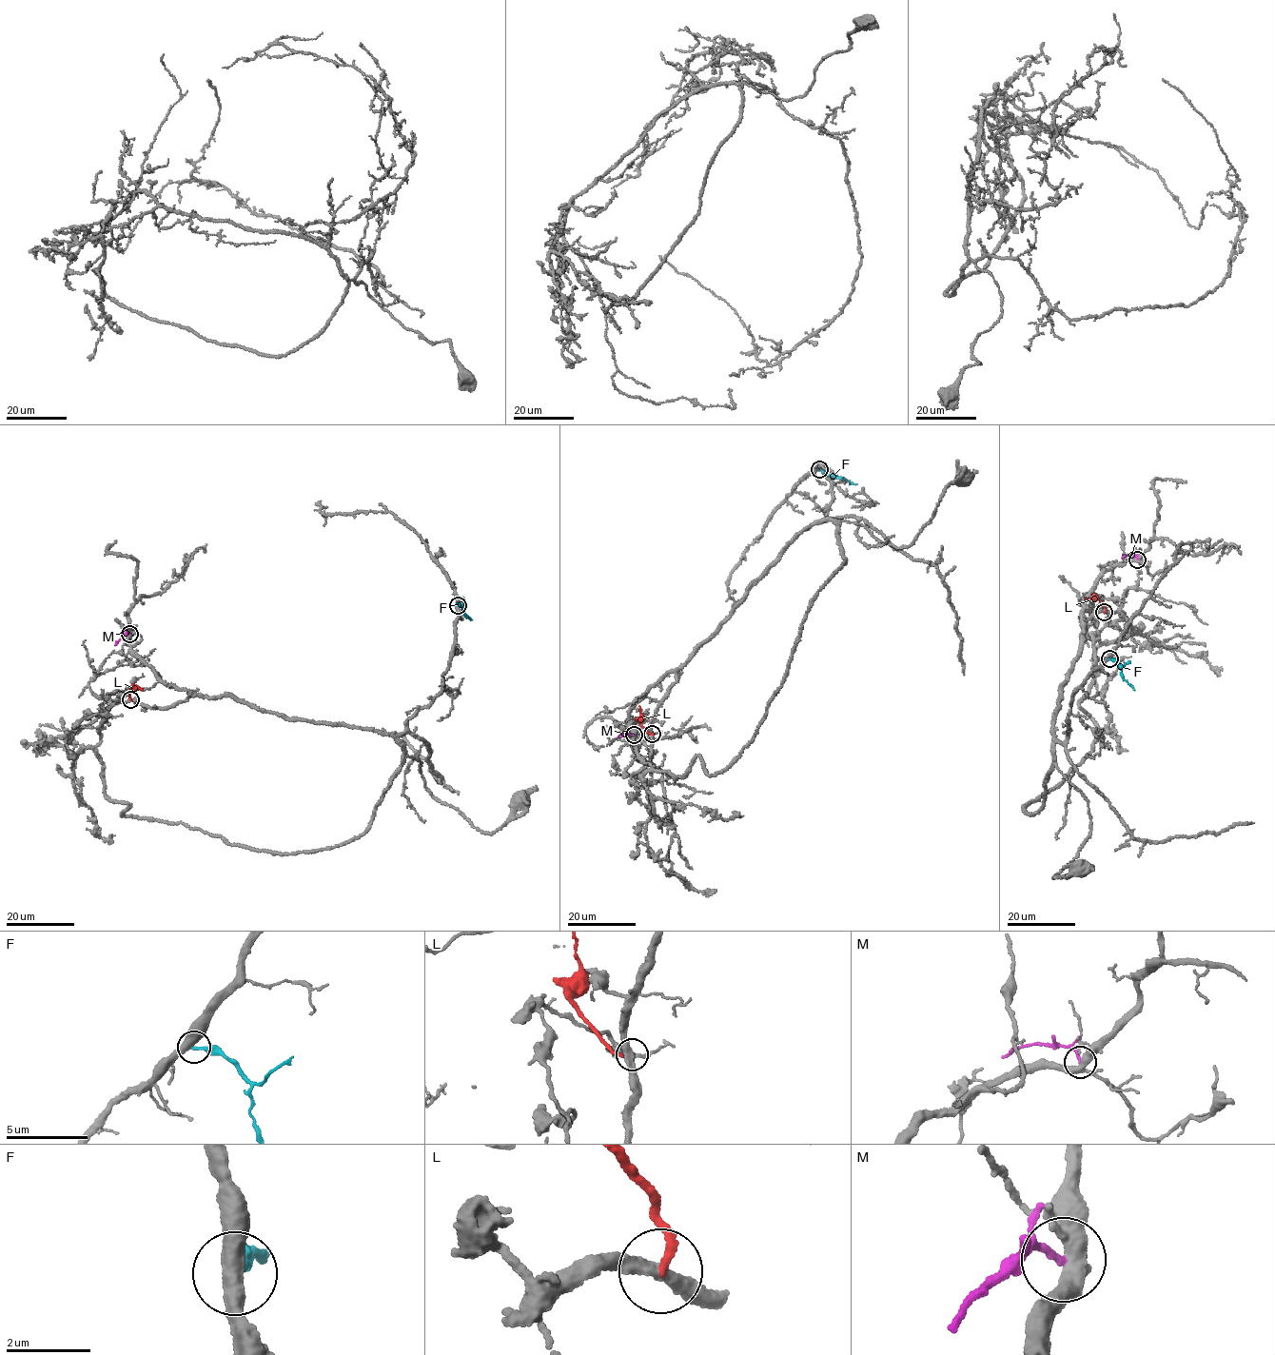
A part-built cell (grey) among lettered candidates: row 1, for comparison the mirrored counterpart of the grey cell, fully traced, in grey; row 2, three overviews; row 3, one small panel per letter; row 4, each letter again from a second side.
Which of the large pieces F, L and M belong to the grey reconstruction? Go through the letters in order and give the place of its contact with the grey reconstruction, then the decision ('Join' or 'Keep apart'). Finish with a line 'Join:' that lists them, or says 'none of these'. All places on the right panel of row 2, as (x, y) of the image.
F: Touches grey at (1109, 658). Join
L: Touches grey at (1104, 612). Keep apart
M: Touches grey at (1137, 559). Keep apart
Join: F

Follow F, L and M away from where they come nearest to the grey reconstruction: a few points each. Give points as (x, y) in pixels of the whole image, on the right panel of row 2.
F: (1109, 658), (1118, 663), (1122, 677), (1134, 690)
L: (1104, 611), (1104, 604), (1097, 598), (1085, 598)
M: (1137, 559), (1130, 555), (1121, 559)

